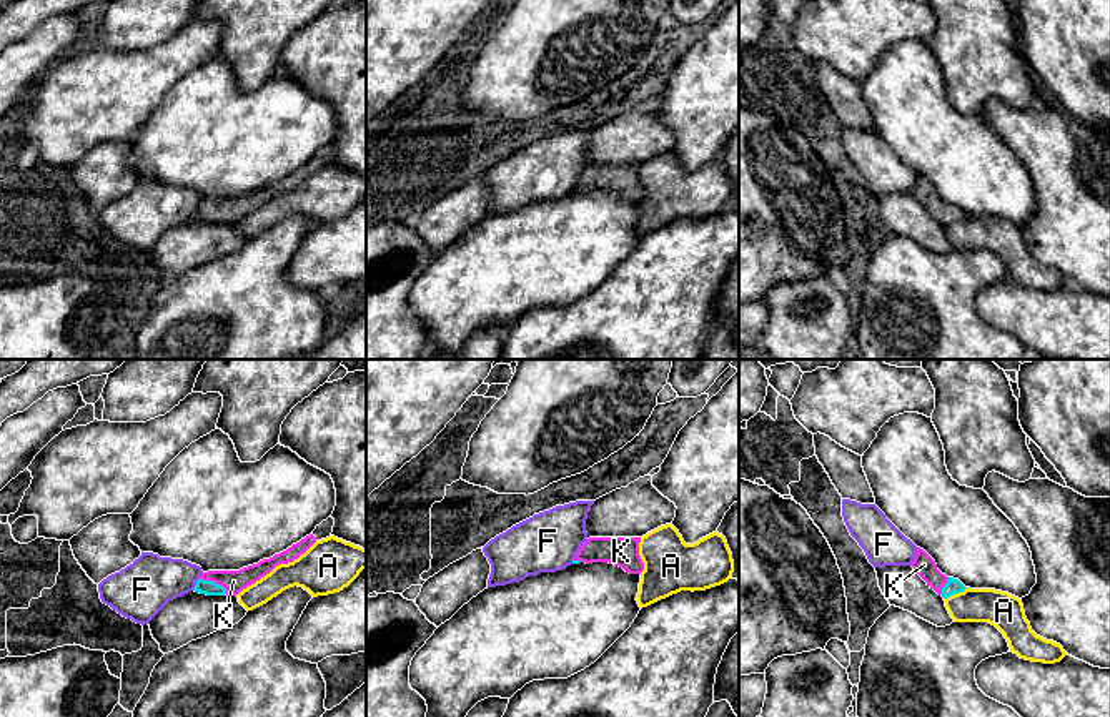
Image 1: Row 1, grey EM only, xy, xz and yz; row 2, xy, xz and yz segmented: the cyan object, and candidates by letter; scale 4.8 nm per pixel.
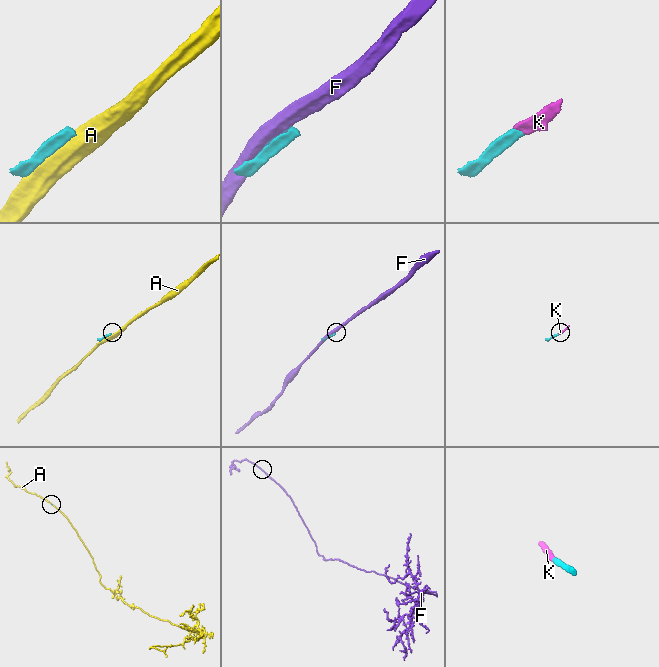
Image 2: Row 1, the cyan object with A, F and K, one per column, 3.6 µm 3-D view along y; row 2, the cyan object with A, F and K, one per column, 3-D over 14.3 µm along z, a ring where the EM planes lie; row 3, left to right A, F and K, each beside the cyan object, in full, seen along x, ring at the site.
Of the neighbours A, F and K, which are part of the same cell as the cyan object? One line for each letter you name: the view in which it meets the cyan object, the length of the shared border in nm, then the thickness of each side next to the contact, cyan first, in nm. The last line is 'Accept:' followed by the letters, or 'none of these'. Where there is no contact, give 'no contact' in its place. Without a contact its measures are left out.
K: xy | 150 nm | 70/110 nm
Accept: K

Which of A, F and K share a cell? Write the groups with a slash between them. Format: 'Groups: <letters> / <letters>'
Groups: A / F / K

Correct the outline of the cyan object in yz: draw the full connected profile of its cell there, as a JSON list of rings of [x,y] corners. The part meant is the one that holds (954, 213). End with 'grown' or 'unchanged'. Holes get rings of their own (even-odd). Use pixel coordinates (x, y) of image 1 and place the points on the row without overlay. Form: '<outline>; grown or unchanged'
[[[920,175],[917,176],[912,195],[927,210],[927,213],[944,226],[967,216],[959,206],[942,201],[937,196],[935,188]]]; grown

